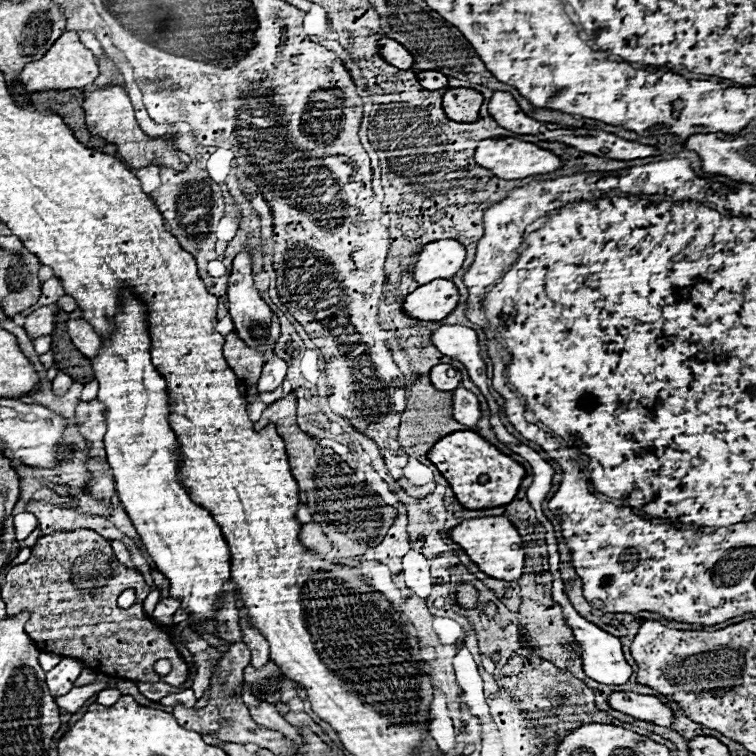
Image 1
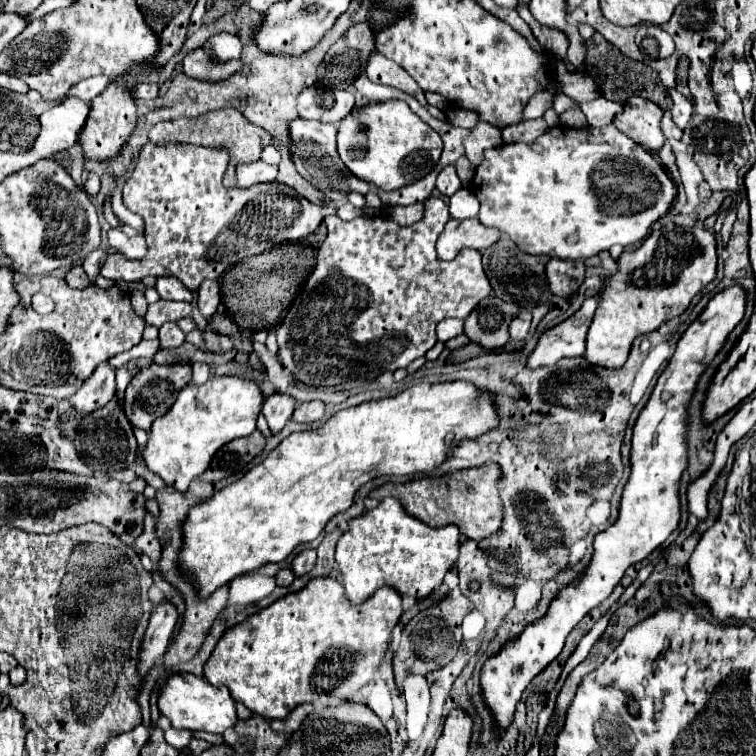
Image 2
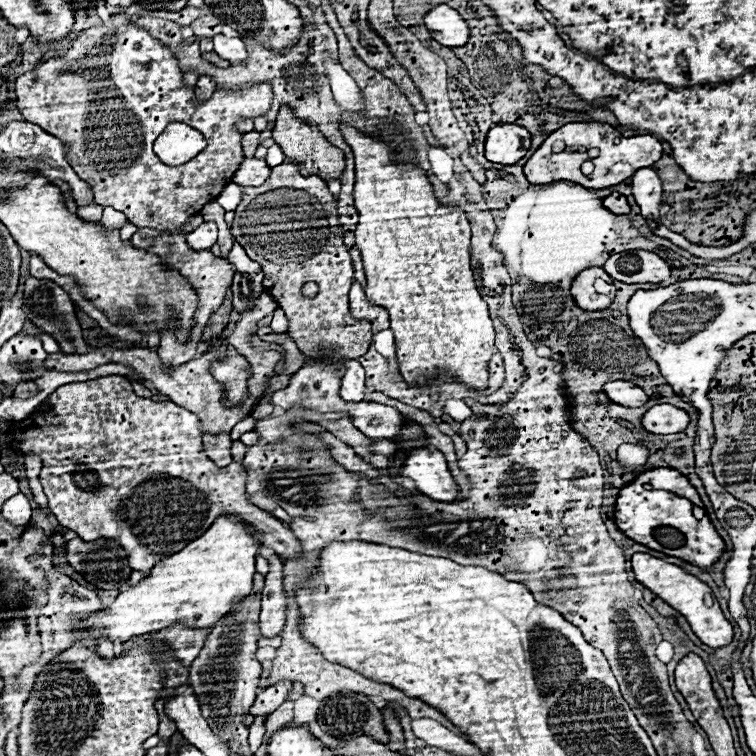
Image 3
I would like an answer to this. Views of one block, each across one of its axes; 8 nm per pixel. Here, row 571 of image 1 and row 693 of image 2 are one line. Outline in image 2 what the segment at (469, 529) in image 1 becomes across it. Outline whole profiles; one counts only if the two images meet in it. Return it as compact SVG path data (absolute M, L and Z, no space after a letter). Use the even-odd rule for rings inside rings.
M738 286L726 288L718 294L714 294L710 298L710 302L706 304L706 308L702 310L702 314L686 328L686 332L682 334L682 338L678 340L676 352L672 356L672 360L666 364L666 368L662 370L662 374L658 376L656 386L652 388L652 394L646 402L646 406L642 408L636 424L634 424L634 436L632 436L632 452L630 452L630 478L624 486L622 492L622 500L620 500L620 510L618 510L618 518L614 520L614 524L600 532L594 540L594 552L588 564L588 570L578 576L576 582L568 584L566 588L562 588L562 592L554 598L554 602L550 604L548 612L526 624L526 628L520 632L520 636L508 640L496 654L488 656L488 660L482 666L480 672L480 688L482 688L482 698L486 708L490 710L494 724L496 724L496 732L504 734L508 730L508 726L514 720L514 712L516 712L516 704L522 698L522 692L526 690L526 686L532 682L532 678L536 674L540 674L564 648L564 640L570 634L570 630L592 610L596 608L602 600L606 600L612 590L616 588L616 584L622 580L624 572L632 566L642 562L652 550L656 550L678 526L680 520L680 500L678 500L678 482L682 476L682 470L686 466L686 408L690 404L694 386L700 378L700 374L706 370L708 362L712 362L712 358L716 356L716 352L722 348L726 336L734 330L734 326L744 318L744 306L746 306L746 292Z

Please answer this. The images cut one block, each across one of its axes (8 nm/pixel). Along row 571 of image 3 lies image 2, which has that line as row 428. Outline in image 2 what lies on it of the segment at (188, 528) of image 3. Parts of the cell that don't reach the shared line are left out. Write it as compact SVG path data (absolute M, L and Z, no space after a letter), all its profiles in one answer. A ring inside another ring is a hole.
M152 364L148 370L142 370L138 376L134 376L132 382L128 384L126 396L124 396L124 410L126 410L130 424L134 428L142 428L144 432L150 432L152 422L170 410L170 406L178 398L178 392L190 382L190 378L192 378L192 370L188 364L186 366L182 366L182 364L174 364L174 366Z

